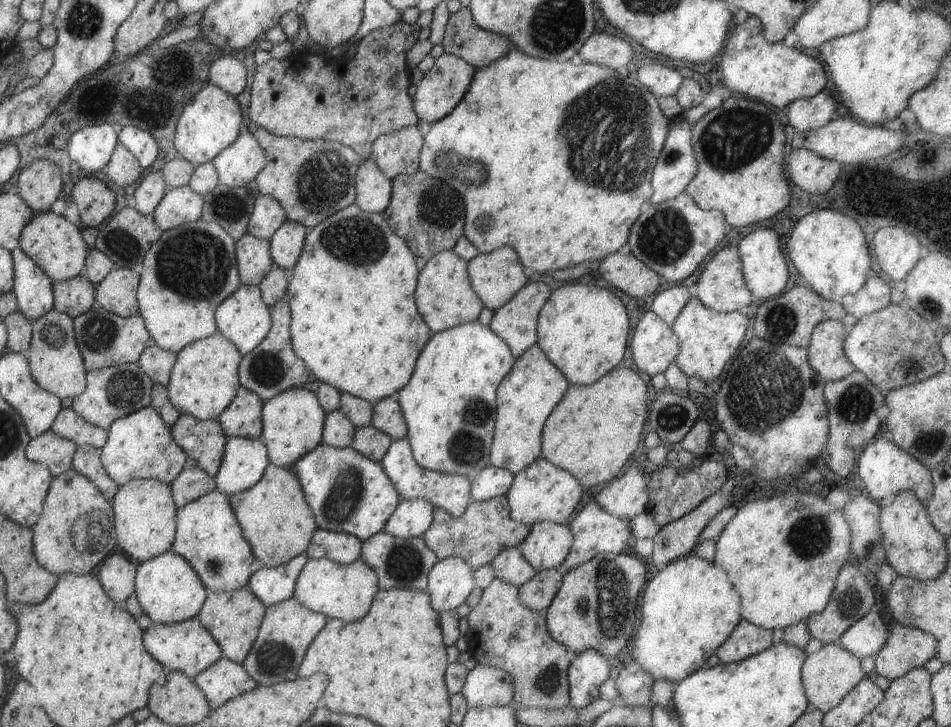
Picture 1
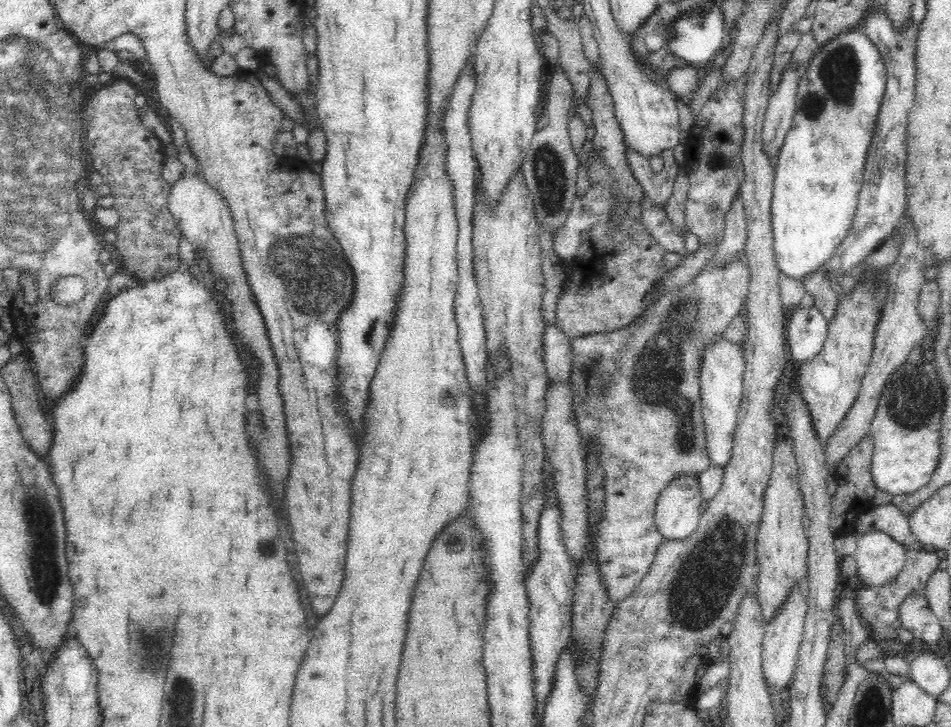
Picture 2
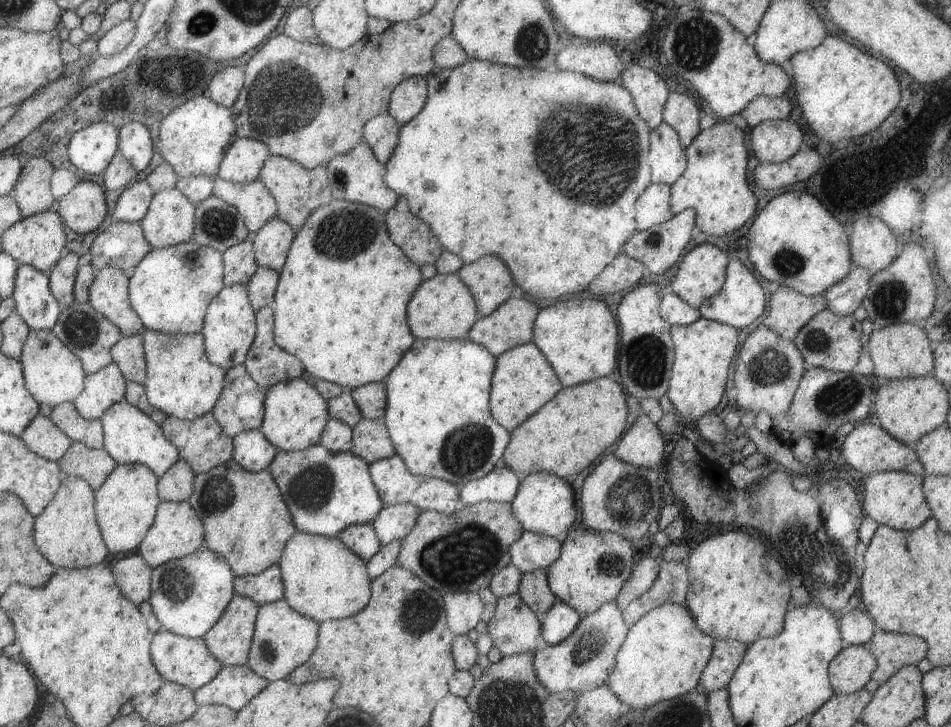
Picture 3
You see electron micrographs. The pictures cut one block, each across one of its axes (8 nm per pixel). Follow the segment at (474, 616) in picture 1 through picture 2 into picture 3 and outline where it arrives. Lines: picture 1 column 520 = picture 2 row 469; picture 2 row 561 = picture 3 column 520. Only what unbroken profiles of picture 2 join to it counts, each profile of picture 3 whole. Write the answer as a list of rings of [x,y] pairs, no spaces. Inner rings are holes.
[[[517,593],[496,601],[493,617],[486,625],[492,647],[501,657],[523,652],[534,654],[542,645],[541,623]]]

